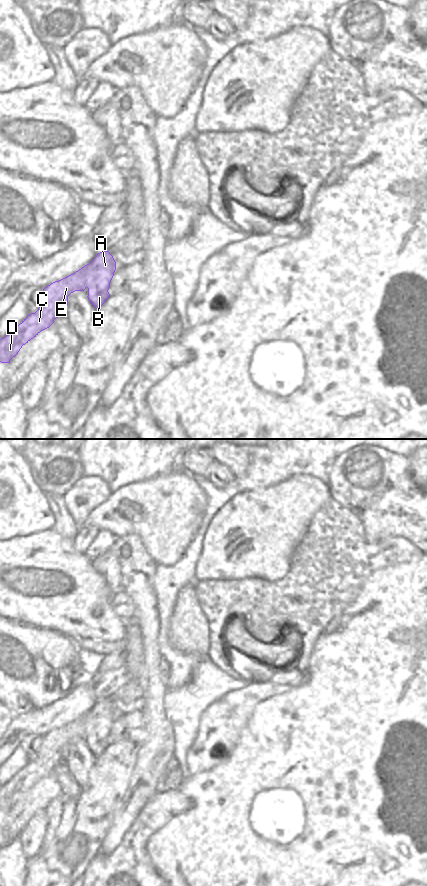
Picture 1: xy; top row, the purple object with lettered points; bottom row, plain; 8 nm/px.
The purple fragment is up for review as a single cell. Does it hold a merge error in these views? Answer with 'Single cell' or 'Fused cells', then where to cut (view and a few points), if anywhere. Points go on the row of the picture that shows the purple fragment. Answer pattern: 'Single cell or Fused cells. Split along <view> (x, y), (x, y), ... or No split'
Fused cells. Split along xy (95, 258), (86, 270), (85, 286).

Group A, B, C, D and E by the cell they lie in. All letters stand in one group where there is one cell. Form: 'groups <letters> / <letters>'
groups A B / C D E

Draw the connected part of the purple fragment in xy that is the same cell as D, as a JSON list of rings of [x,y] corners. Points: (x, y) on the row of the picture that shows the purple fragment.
[[[94,259],[75,273],[51,283],[43,289],[40,306],[35,313],[29,314],[19,325],[14,327],[5,337],[0,339],[0,362],[10,363],[23,345],[36,337],[41,331],[49,328],[54,320],[60,317],[68,306],[68,296],[75,291],[86,289],[86,270],[94,262]]]

